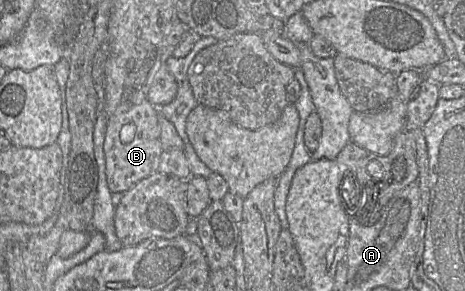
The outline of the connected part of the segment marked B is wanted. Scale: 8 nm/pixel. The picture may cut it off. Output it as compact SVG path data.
M147 99L129 109L117 109L107 120L104 156L108 188L125 193L142 179L158 171L161 153L159 109Z

